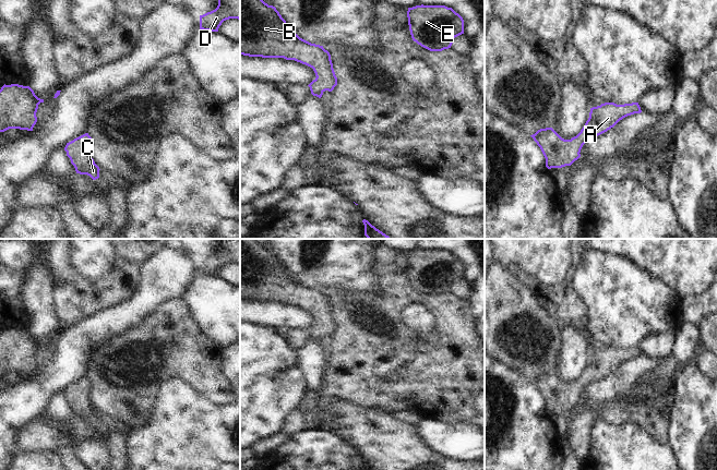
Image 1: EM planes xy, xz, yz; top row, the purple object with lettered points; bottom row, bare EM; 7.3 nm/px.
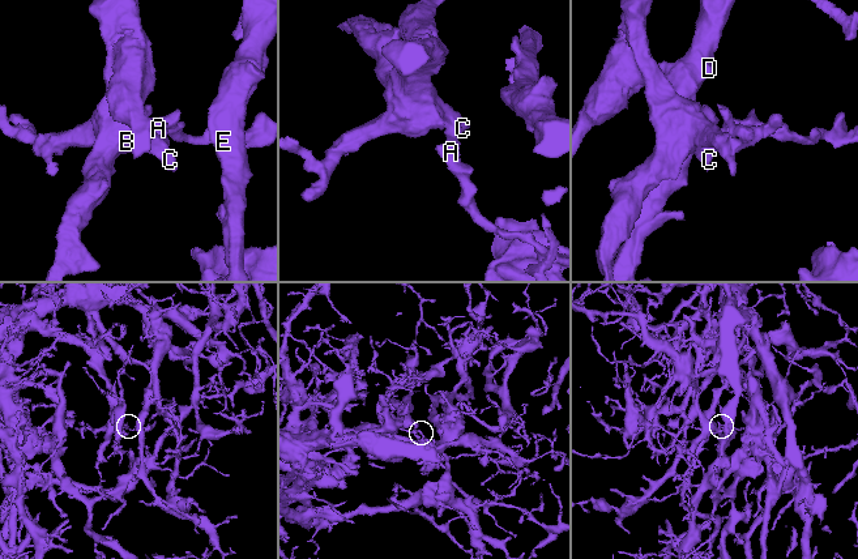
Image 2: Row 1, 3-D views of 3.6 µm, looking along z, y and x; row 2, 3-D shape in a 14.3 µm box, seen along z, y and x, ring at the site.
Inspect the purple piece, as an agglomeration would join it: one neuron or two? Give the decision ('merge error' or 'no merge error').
no merge error

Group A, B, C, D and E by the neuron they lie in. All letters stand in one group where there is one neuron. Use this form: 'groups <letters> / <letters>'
groups A B C D E

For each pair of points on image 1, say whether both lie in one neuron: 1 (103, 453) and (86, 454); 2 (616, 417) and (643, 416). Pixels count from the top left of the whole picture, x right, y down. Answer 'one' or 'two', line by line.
1: one
2: one

